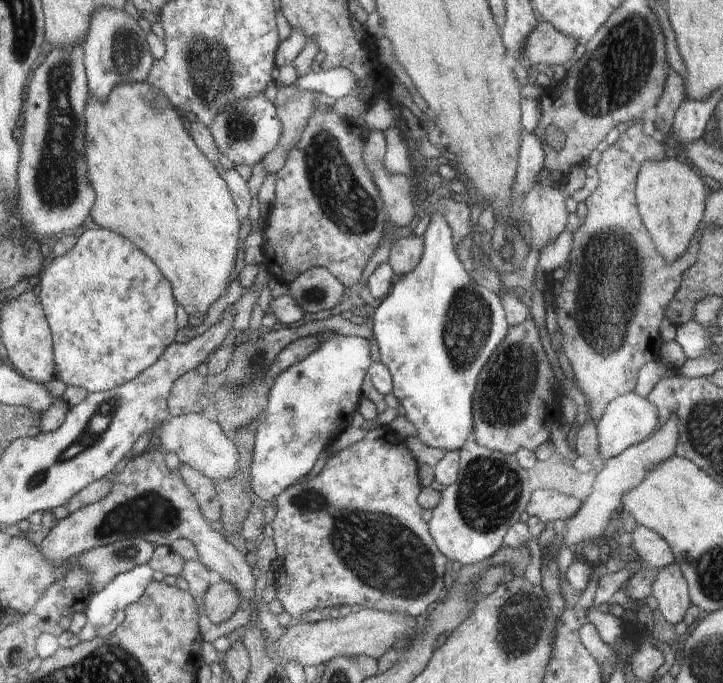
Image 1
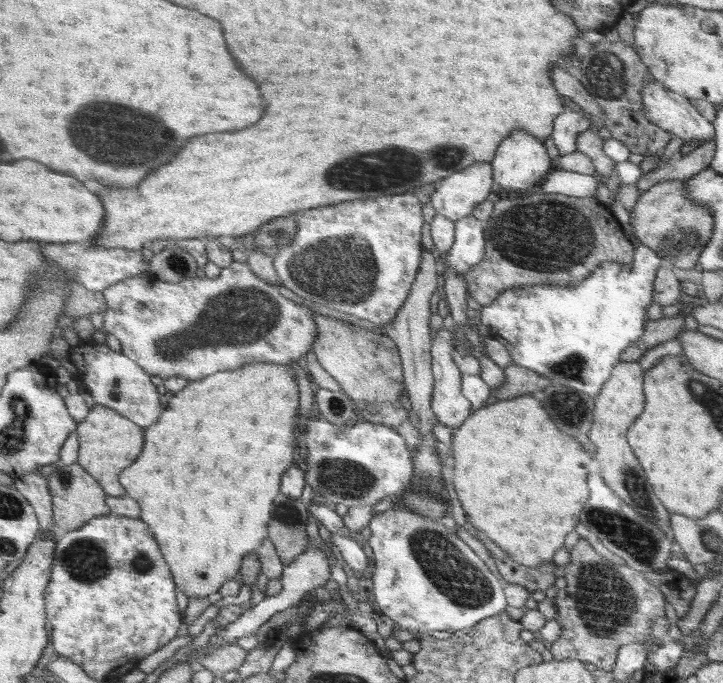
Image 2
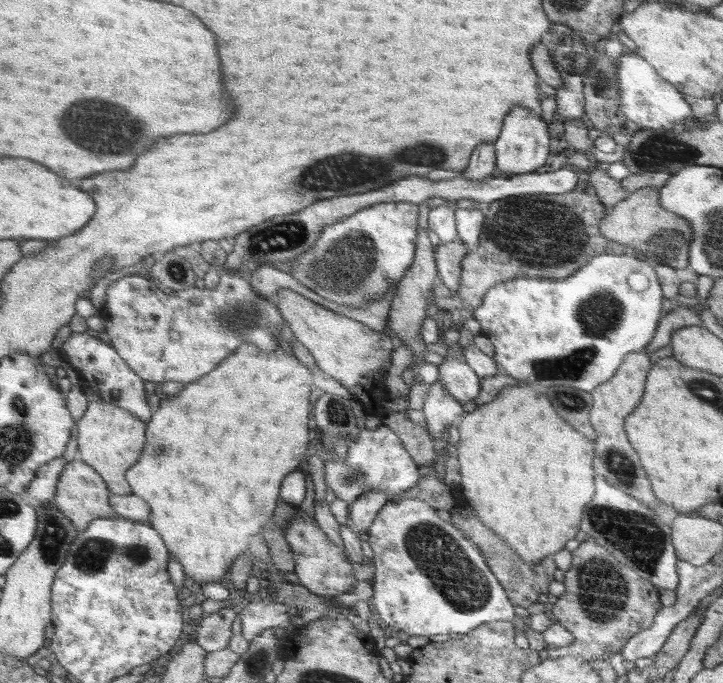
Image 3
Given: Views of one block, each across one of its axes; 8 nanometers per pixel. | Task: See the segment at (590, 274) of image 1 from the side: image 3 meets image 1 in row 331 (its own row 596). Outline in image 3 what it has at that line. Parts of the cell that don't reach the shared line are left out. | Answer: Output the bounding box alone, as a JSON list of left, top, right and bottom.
[550,538,663,663]

